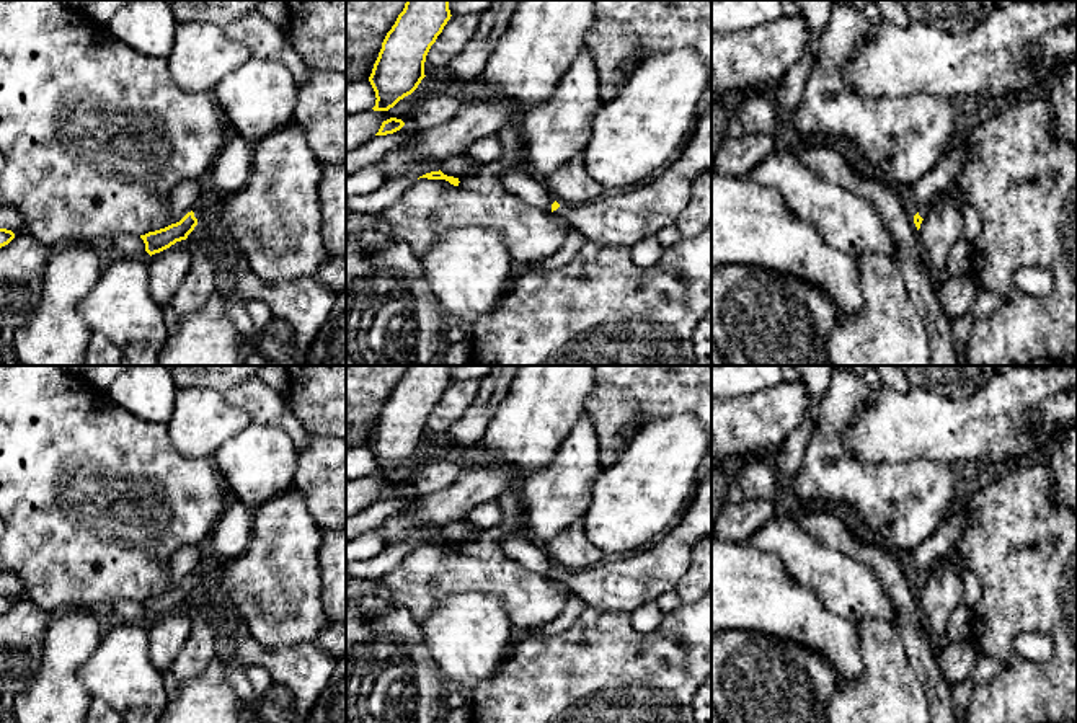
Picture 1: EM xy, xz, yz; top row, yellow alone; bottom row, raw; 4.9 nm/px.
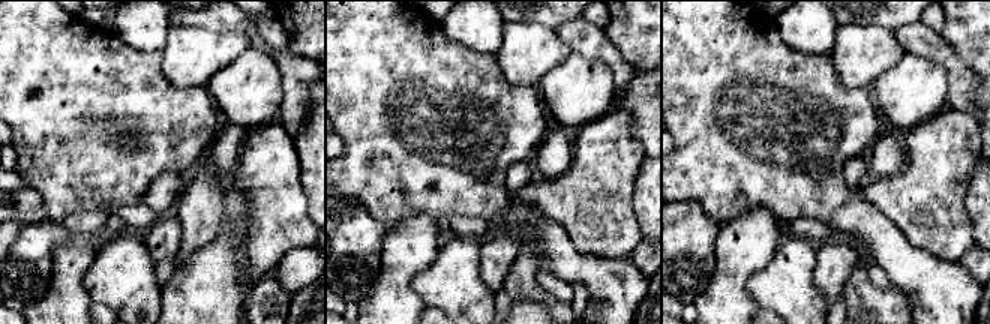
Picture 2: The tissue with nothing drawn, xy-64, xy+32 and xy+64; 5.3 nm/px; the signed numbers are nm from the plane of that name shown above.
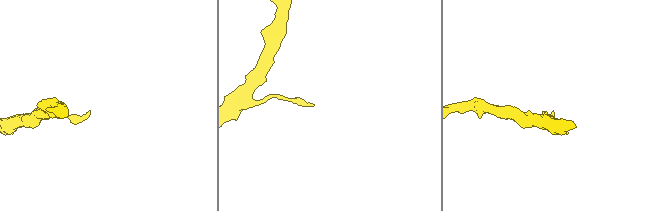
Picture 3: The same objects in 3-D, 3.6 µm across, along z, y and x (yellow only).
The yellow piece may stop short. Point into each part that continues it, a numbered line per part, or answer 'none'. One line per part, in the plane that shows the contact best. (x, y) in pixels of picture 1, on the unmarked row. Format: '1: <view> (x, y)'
1: xy (274, 583)

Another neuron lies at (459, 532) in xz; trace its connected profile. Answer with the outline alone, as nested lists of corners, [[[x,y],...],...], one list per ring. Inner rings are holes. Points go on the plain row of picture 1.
[[[462,521],[462,522],[447,524],[441,530],[441,537],[454,543],[470,543],[470,542],[475,542],[481,532],[483,529],[473,526],[468,521]]]

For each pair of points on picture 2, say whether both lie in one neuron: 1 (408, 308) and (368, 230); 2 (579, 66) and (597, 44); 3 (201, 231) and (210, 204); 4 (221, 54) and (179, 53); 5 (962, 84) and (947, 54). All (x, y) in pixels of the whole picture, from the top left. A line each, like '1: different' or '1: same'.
1: different
2: different
3: same
4: same
5: same

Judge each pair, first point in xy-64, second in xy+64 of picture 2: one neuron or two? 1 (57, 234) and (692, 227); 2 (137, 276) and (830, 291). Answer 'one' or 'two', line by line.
1: one
2: two

